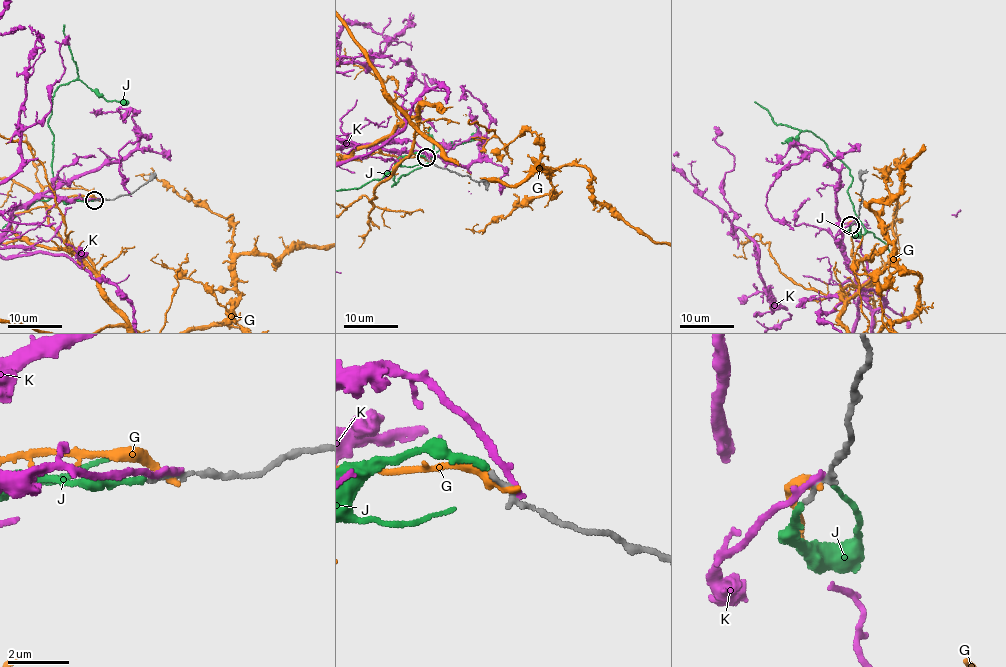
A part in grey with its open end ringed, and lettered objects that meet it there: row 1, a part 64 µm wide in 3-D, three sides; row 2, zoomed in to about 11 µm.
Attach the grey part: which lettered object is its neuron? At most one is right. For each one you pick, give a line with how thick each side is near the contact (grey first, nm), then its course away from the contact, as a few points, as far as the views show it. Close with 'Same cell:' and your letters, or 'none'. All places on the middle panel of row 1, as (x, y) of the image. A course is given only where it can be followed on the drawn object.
J: 170 nm thick on the grey side, 220 nm on the other; it runs (426, 157), (405, 155), (386, 172), (393, 174), (396, 185), (392, 185), (436, 152), (469, 142), (479, 127)
Same cell: J

